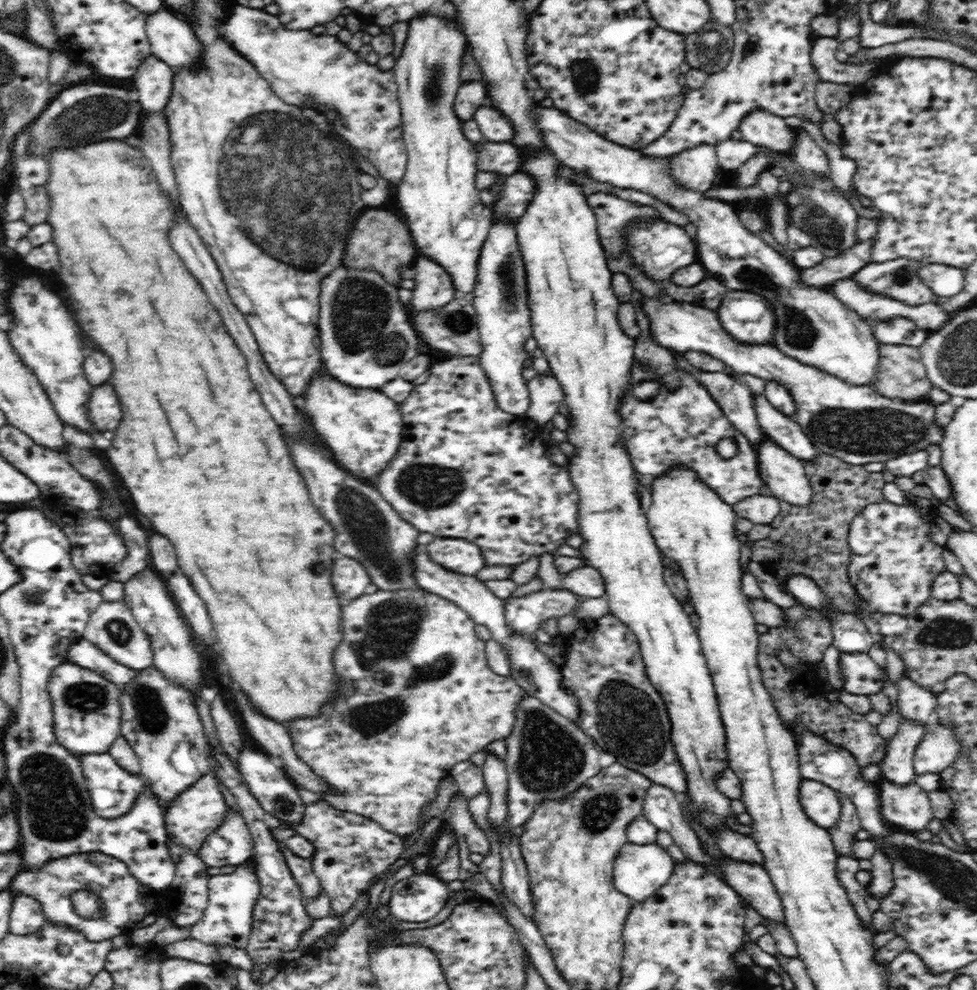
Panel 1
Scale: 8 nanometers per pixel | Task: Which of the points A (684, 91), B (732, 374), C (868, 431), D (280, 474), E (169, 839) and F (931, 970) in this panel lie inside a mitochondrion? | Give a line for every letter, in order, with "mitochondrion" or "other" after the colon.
A: other
B: other
C: mitochondrion
D: other
E: other
F: other

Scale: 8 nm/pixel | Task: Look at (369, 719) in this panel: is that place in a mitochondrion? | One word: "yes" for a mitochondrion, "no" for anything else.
yes

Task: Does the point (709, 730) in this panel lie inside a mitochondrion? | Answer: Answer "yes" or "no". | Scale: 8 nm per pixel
no

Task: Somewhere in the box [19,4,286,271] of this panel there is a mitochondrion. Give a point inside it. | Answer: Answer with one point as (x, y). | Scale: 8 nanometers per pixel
(67, 125)

